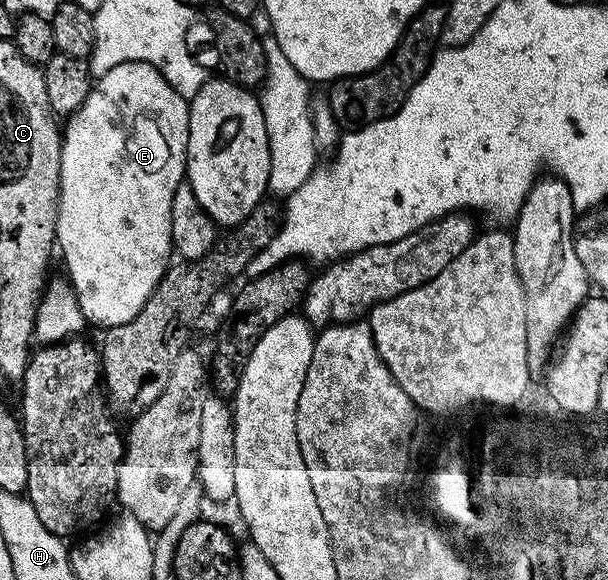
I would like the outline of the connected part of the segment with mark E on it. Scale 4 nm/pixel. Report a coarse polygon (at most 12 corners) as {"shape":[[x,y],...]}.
{"shape":[[112,66],[65,121],[54,238],[91,325],[171,263],[190,106]]}

